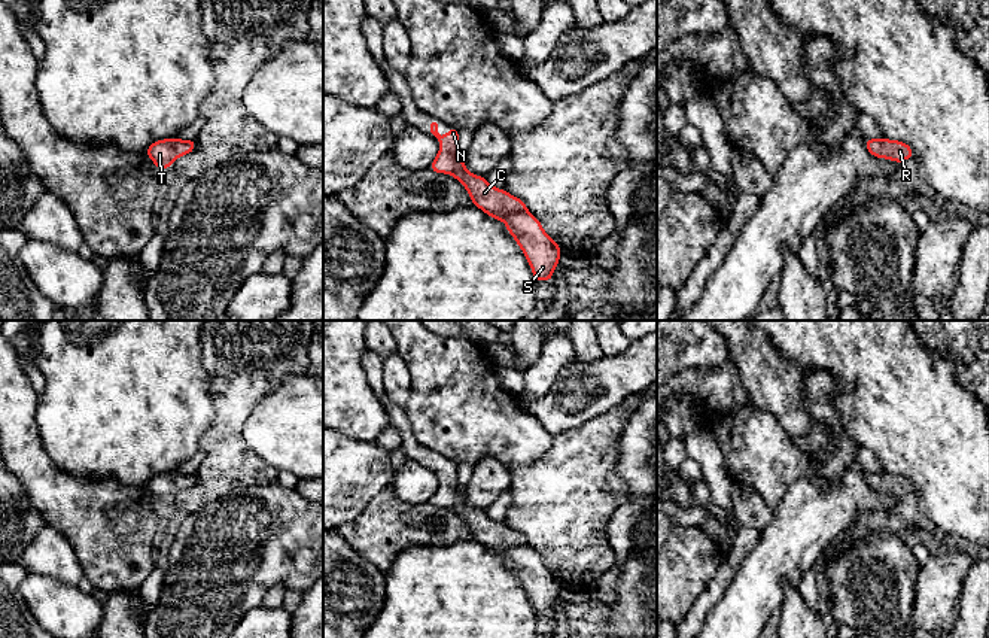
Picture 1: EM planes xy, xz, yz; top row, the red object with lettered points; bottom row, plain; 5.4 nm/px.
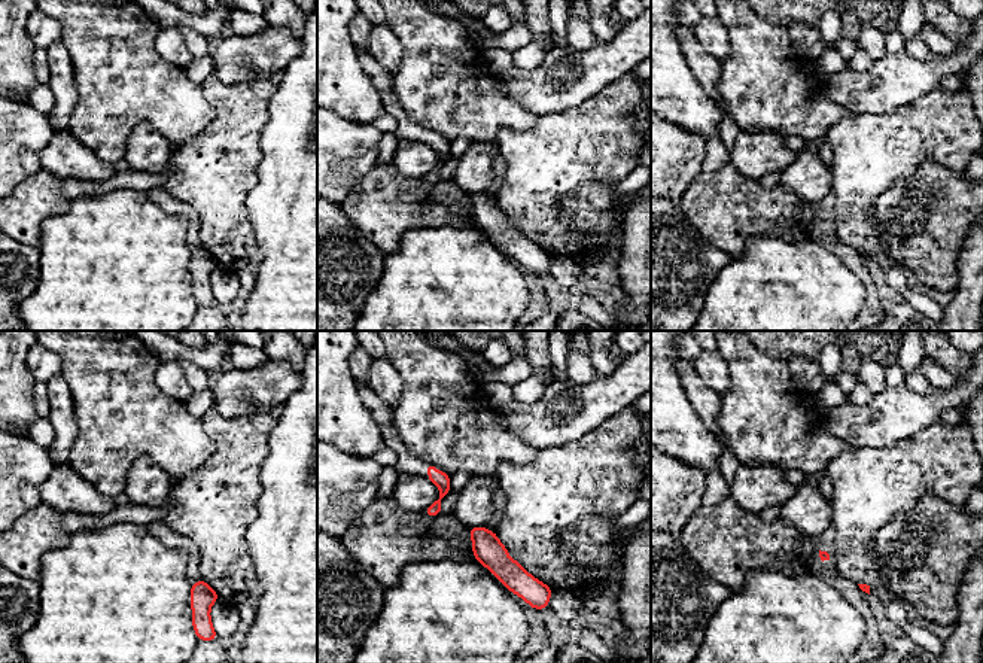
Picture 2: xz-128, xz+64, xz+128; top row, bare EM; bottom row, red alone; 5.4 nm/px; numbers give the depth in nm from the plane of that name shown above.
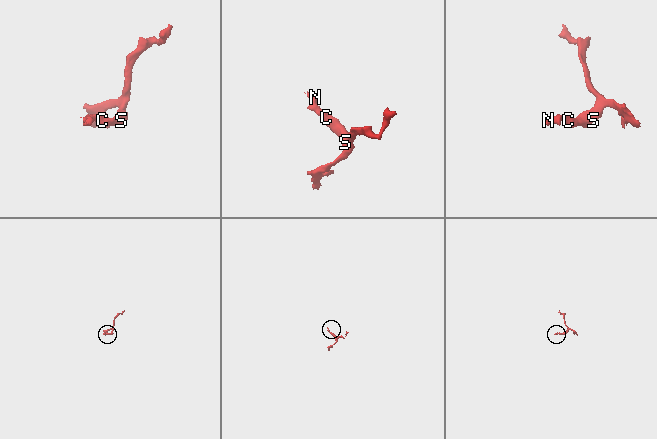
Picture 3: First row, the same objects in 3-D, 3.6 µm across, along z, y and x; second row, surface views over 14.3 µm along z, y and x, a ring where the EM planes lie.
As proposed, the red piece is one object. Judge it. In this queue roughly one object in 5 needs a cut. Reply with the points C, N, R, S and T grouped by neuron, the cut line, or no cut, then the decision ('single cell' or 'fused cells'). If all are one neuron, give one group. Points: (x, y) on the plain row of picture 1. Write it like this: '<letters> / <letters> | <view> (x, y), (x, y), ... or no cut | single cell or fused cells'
C N R S T | no cut | single cell

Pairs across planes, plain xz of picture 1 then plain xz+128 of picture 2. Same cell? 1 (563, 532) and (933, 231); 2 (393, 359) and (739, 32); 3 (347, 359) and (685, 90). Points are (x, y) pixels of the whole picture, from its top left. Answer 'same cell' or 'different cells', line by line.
1: different cells
2: different cells
3: same cell

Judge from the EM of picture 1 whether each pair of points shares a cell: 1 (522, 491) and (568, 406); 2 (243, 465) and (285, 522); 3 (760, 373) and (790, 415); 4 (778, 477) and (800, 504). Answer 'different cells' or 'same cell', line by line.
1: different cells
2: different cells
3: same cell
4: different cells

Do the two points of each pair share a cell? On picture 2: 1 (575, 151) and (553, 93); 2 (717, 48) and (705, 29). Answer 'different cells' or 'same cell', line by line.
1: different cells
2: same cell

